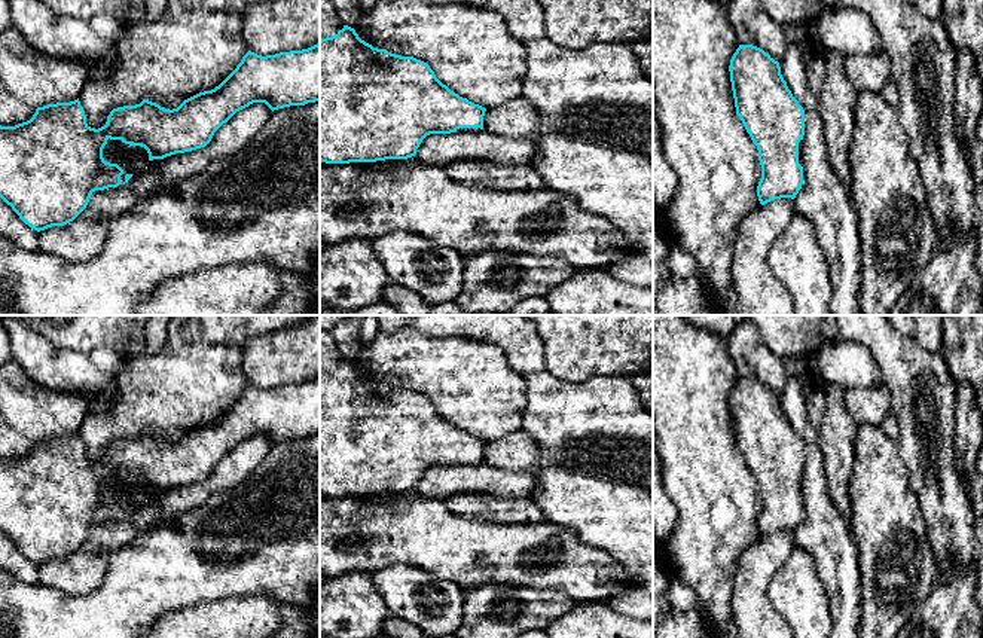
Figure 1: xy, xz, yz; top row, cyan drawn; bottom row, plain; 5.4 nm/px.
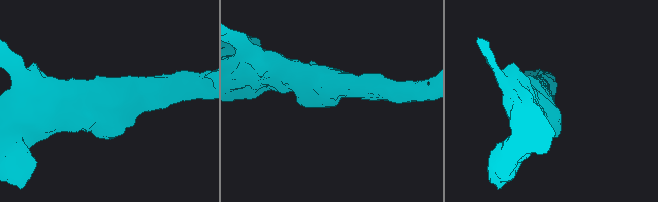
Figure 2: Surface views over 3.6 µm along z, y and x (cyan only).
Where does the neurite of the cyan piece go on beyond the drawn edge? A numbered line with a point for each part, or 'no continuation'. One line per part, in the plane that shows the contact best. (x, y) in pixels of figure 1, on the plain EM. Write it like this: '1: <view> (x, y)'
1: xy (136, 498)

